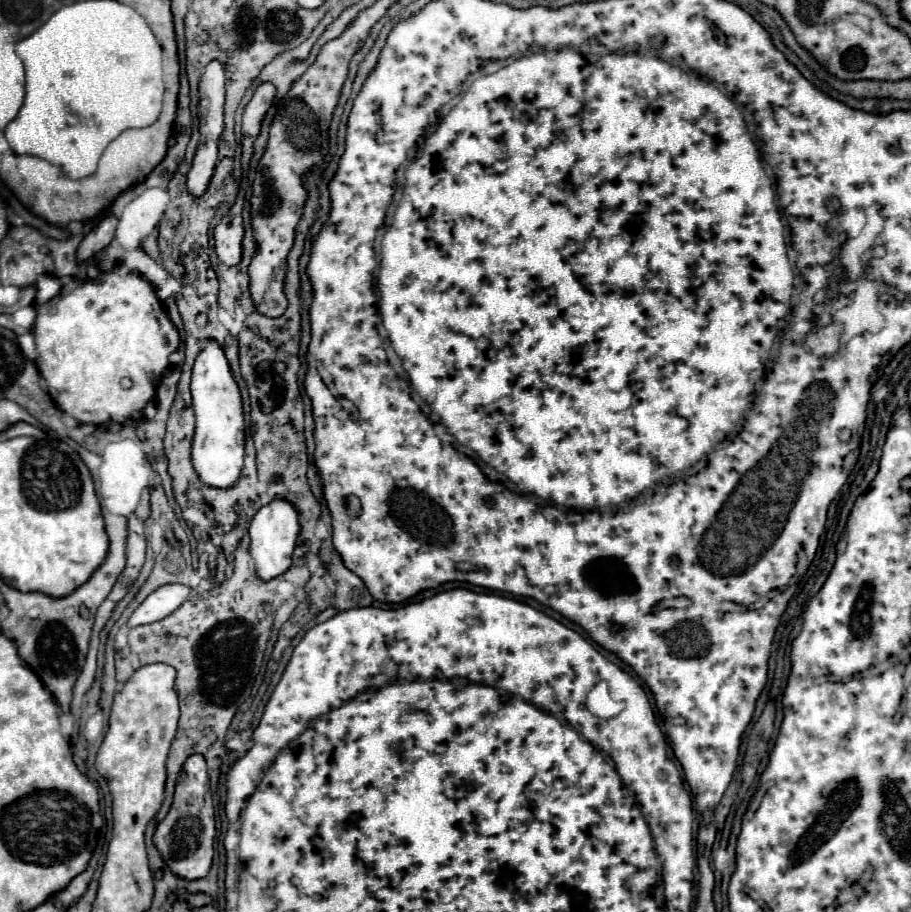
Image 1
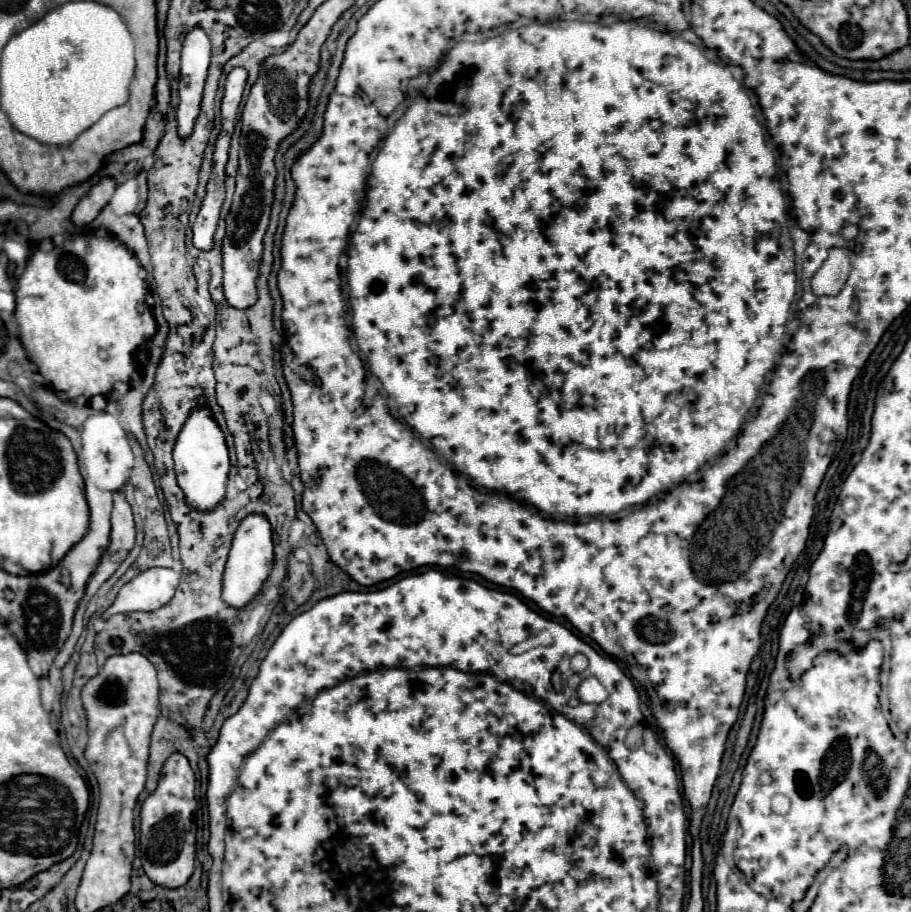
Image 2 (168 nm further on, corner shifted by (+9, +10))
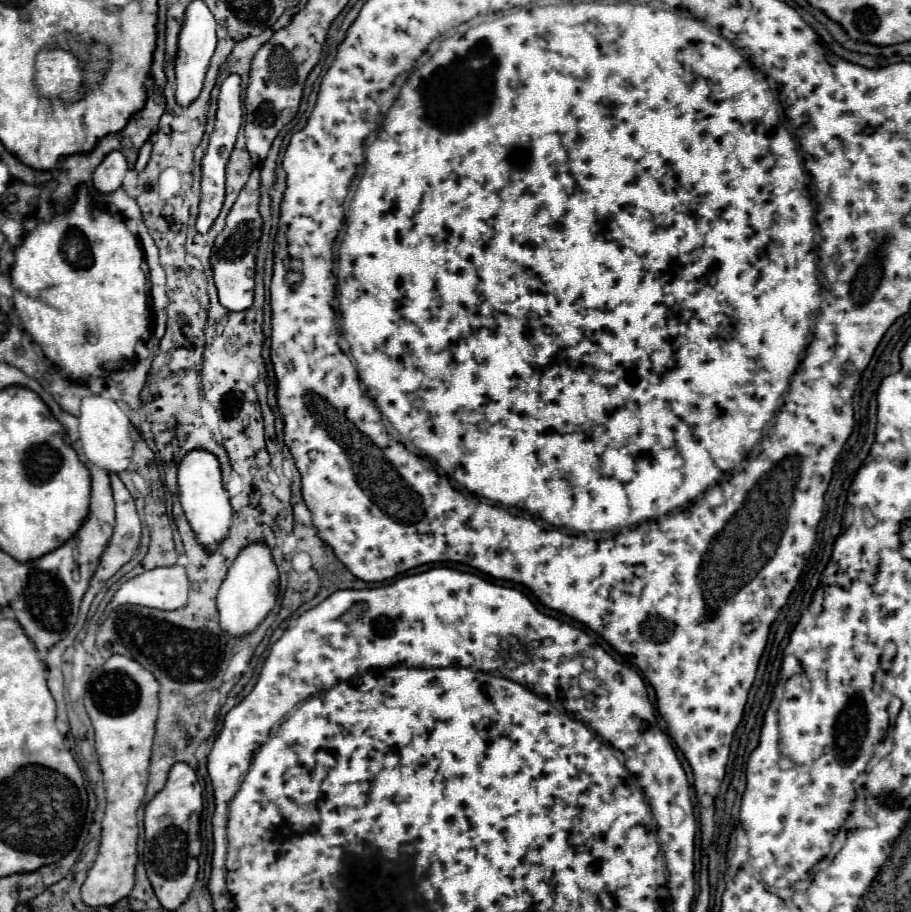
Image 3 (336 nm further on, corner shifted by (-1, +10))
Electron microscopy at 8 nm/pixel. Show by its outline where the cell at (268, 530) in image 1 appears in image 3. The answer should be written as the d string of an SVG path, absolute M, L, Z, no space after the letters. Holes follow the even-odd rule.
M250 544L246 546L238 558L232 562L220 592L218 592L218 620L222 630L226 630L232 638L242 638L266 618L266 614L274 608L278 594L278 570L270 556L270 550L266 544Z

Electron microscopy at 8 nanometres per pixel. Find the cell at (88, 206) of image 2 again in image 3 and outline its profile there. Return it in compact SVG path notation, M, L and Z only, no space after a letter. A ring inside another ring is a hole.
M112 150L102 160L102 164L94 170L94 186L100 192L114 192L116 188L122 186L126 170L128 170L128 164L124 154L120 150Z

